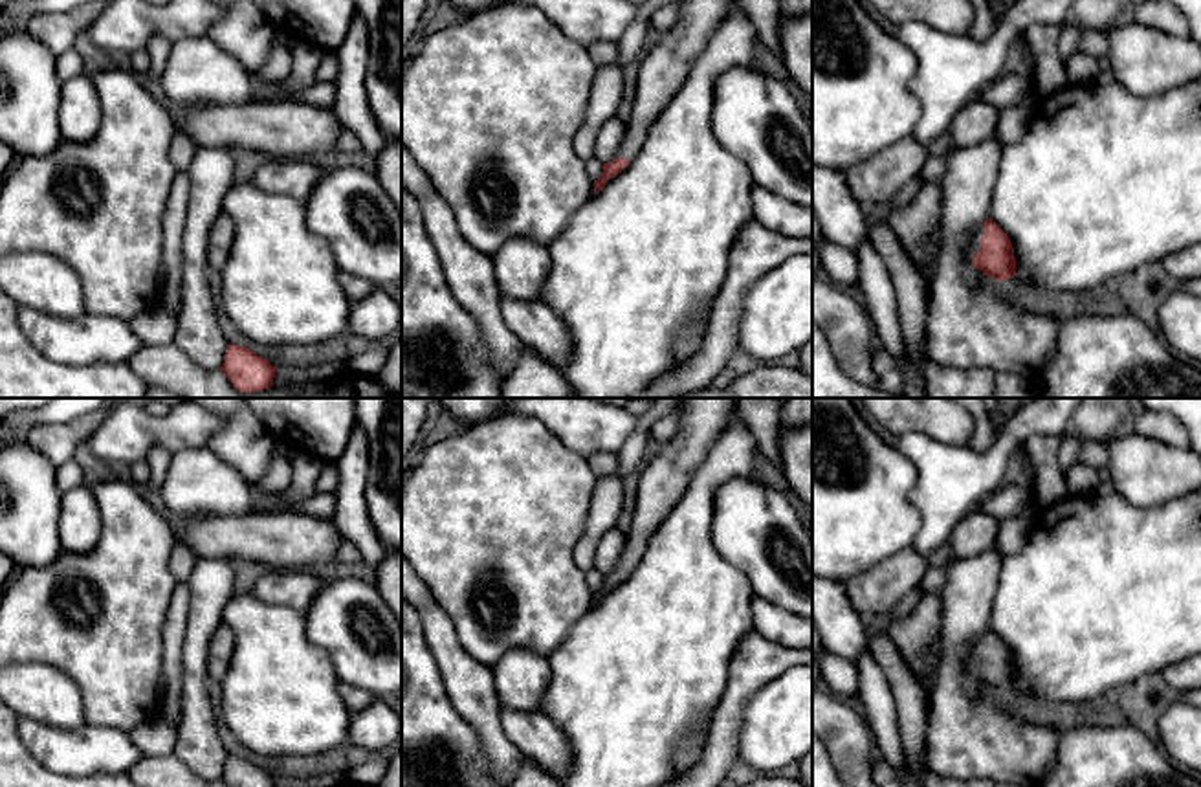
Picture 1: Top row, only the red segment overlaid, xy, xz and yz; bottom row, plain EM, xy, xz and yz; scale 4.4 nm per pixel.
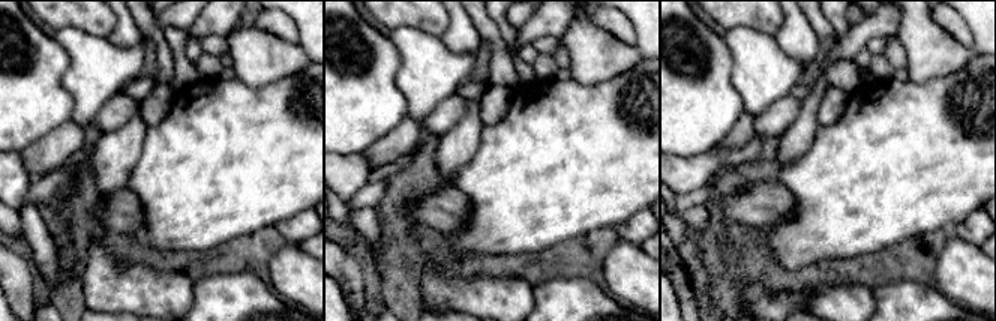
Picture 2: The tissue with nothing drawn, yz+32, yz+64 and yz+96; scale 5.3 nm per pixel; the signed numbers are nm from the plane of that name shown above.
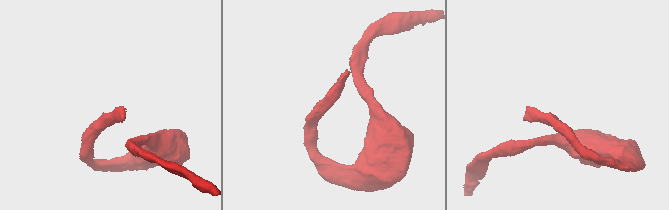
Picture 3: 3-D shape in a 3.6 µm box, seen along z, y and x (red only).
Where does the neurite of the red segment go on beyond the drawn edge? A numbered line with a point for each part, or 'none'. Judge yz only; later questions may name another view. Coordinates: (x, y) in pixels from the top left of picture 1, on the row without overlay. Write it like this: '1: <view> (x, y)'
1: yz (978, 644)

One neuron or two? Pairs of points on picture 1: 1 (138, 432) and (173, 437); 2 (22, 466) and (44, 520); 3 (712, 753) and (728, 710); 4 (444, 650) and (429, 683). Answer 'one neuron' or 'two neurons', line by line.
1: one neuron
2: one neuron
3: one neuron
4: two neurons

